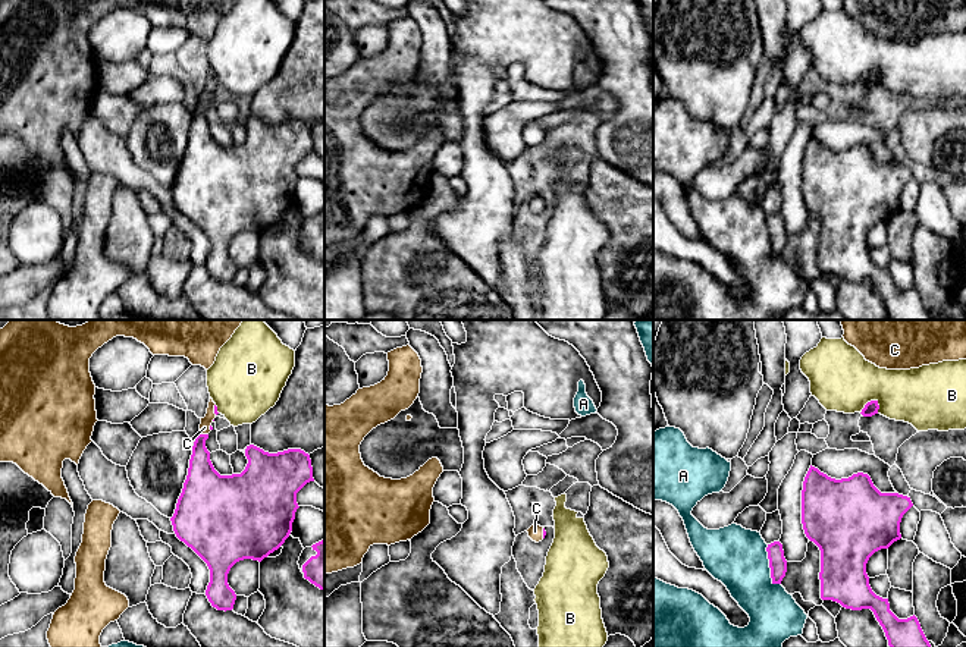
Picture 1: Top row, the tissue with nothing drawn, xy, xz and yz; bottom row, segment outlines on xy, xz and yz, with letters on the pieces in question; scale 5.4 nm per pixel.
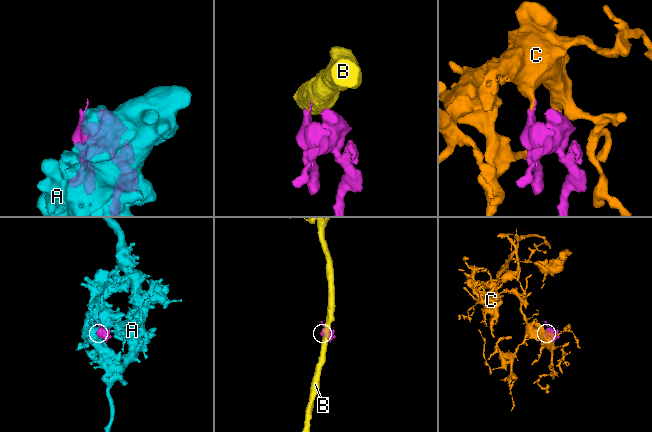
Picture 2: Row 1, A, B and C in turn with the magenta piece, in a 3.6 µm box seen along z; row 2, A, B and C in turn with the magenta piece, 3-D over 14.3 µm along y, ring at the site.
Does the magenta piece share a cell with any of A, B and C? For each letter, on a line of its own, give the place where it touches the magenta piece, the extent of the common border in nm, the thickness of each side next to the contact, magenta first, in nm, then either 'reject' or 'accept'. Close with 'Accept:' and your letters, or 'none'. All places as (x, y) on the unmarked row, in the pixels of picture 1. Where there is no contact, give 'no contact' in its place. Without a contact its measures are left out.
A: meets magenta in yz at (770, 238); contact 240 nm long; 100 nm thick on the magenta side, 320 nm on the other; reject
B: meets magenta in yz at (868, 74); contact 120 nm long; 80 nm thick on the magenta side, 340 nm on the other; reject
C: meets magenta in xy at (204, 106); contact 50 nm long; 180 nm thick on the magenta side, 60 nm on the other; accept
Accept: C

